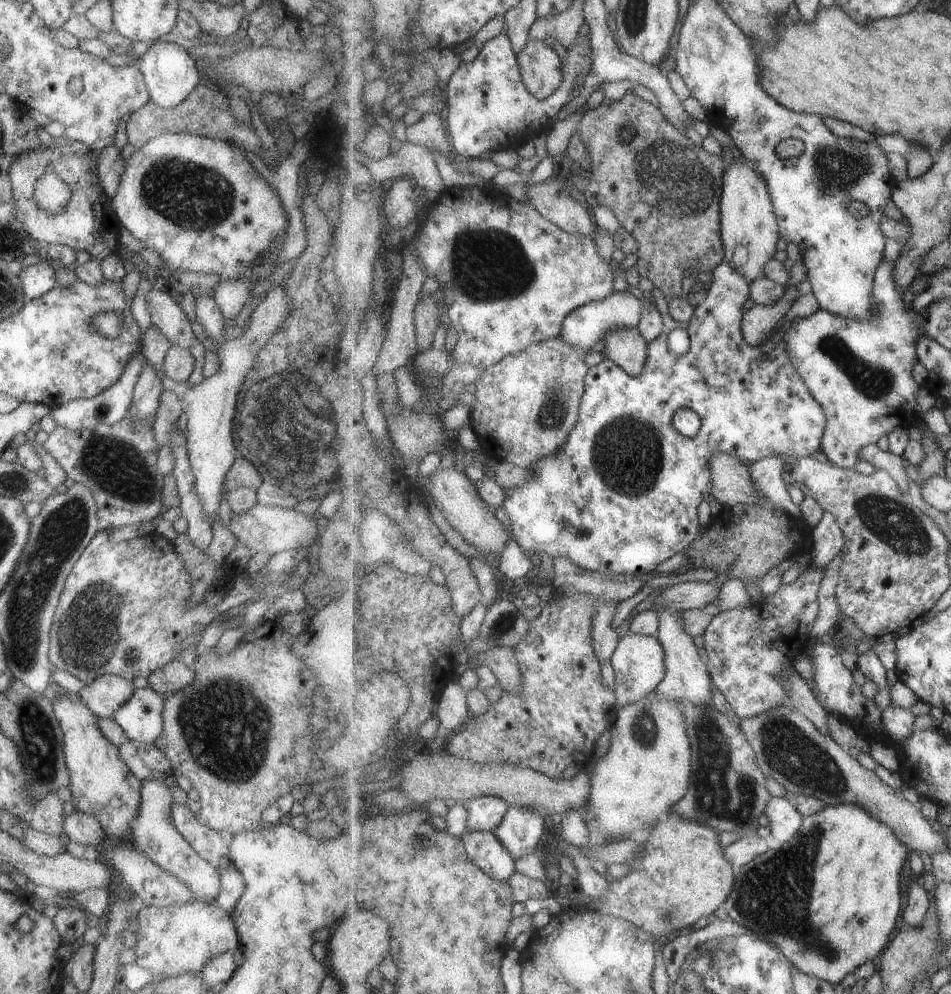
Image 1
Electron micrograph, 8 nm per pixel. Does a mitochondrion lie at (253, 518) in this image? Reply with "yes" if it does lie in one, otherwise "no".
no

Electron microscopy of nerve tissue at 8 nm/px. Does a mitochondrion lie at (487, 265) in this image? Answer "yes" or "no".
yes

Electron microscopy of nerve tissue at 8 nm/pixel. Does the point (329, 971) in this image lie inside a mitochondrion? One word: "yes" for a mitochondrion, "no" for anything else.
no

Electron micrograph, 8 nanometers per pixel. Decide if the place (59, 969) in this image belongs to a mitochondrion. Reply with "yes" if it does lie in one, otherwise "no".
no

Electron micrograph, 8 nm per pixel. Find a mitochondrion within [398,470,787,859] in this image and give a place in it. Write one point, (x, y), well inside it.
(723, 793)

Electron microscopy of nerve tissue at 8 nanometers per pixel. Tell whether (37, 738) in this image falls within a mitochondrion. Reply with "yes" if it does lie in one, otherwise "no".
yes

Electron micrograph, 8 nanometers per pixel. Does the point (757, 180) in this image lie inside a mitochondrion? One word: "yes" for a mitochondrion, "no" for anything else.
no

